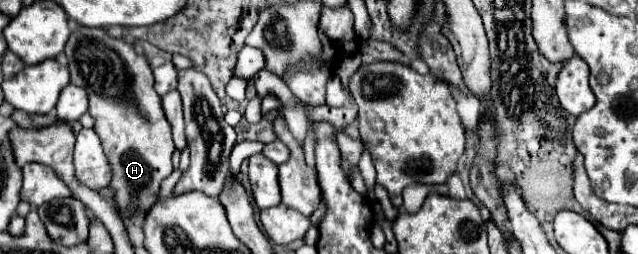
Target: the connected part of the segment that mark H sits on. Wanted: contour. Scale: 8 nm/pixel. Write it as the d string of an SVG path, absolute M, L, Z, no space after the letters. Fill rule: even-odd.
M79 27L69 37L65 55L69 57L71 83L83 87L89 95L89 113L95 119L93 129L111 165L107 189L113 191L115 209L125 225L143 227L149 209L159 201L163 179L173 171L171 155L175 151L171 125L163 115L161 97L153 89L149 63L131 43L89 27Z

